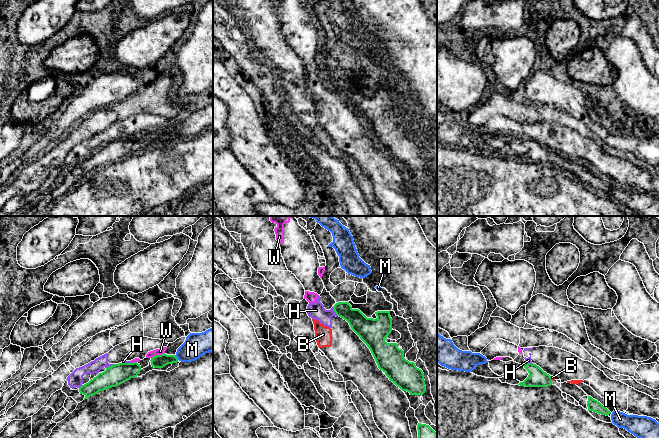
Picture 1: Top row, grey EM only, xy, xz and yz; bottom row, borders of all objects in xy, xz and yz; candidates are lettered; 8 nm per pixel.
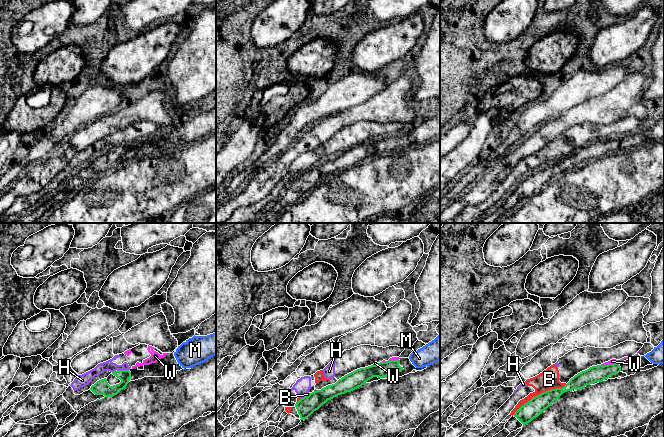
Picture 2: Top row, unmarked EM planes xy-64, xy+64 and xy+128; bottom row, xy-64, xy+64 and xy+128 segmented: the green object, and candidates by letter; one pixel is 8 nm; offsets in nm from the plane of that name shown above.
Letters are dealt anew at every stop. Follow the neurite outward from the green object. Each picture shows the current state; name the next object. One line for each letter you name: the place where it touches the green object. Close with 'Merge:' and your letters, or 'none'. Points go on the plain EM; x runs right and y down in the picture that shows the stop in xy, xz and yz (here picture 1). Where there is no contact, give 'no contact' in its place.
M: meets green in xy at (176, 133)
Merge: M

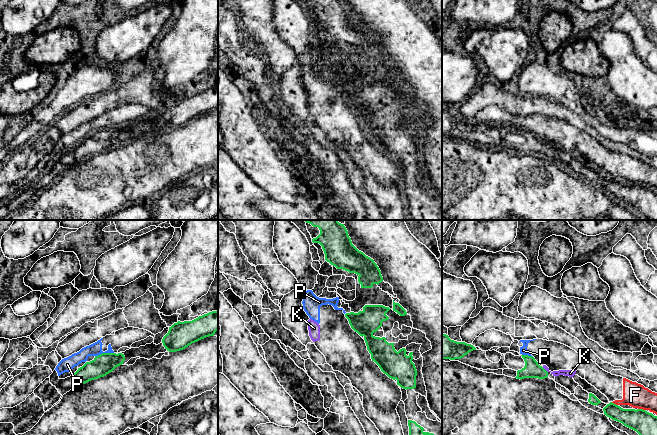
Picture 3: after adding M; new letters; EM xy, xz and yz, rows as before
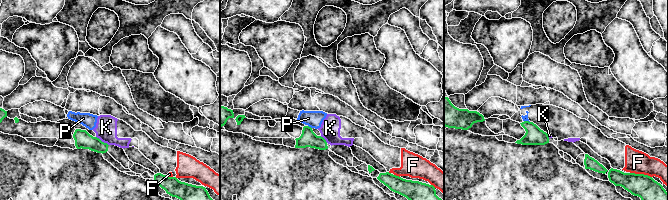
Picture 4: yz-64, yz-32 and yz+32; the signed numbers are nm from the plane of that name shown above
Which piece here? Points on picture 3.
Merge: none

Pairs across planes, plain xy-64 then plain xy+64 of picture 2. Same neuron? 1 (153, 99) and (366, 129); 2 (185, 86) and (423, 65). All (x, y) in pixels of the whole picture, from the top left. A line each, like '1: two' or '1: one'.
1: two
2: one

